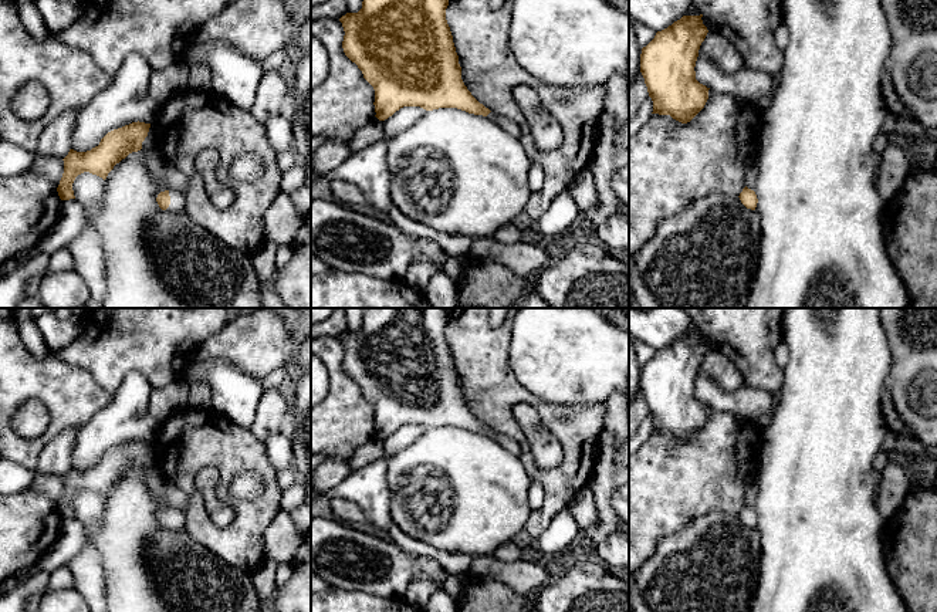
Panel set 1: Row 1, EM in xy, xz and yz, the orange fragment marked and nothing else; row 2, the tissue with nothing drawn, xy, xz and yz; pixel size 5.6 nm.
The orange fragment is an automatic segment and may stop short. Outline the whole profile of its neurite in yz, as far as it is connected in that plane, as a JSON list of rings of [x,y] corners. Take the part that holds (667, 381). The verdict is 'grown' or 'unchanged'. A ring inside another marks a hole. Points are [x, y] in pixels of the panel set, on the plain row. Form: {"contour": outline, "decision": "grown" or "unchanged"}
{"contour": [[[683,334],[642,366],[640,390],[653,430],[687,442],[706,423],[708,408],[696,398],[698,368],[708,348],[700,334]]], "decision": "unchanged"}

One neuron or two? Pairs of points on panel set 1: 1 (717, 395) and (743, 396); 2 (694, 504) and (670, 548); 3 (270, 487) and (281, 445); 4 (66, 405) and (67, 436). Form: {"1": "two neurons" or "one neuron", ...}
{"1": "one neuron", "2": "two neurons", "3": "two neurons", "4": "two neurons"}

